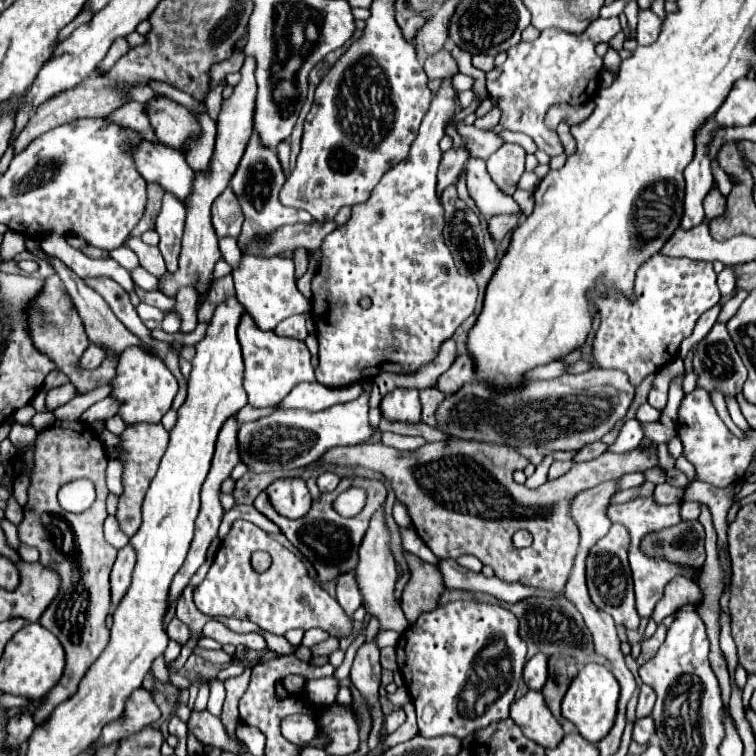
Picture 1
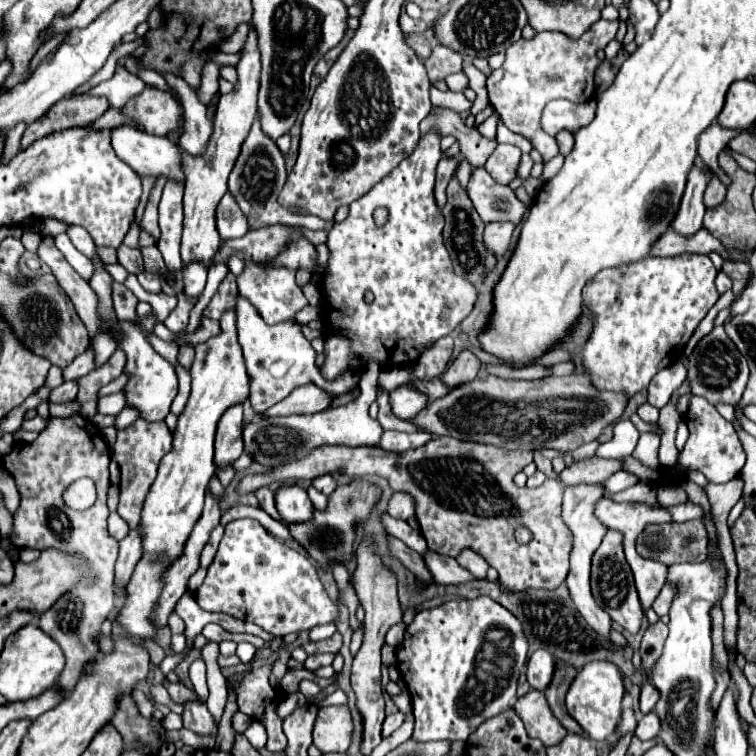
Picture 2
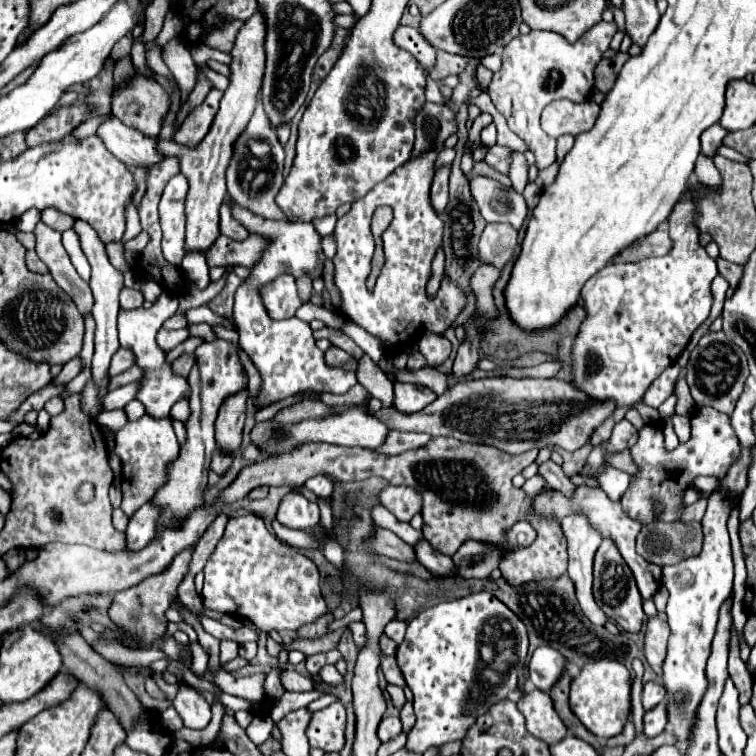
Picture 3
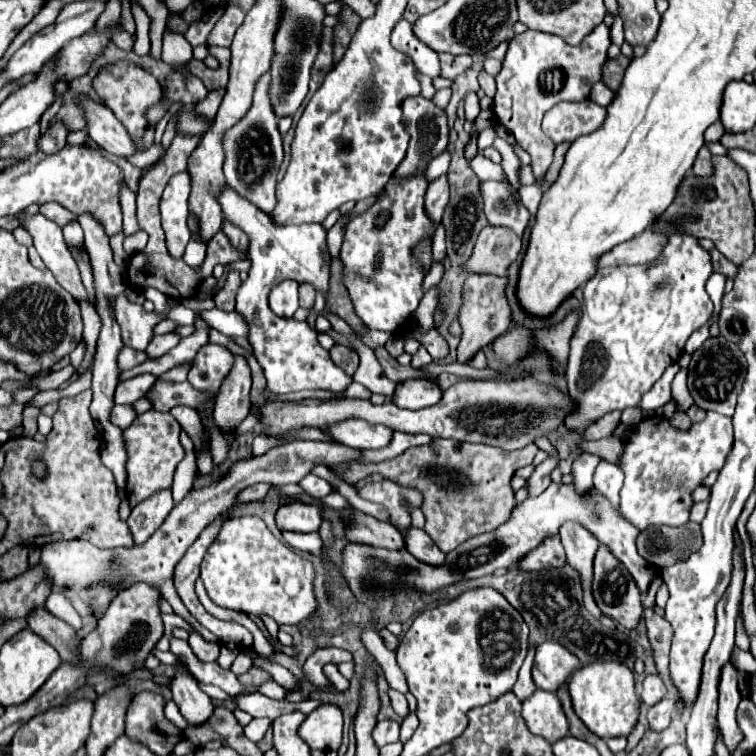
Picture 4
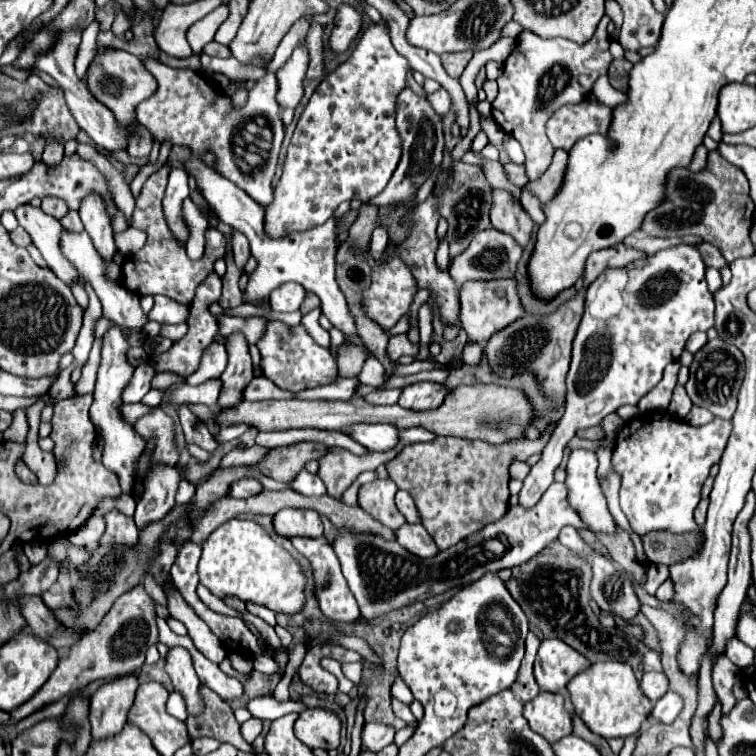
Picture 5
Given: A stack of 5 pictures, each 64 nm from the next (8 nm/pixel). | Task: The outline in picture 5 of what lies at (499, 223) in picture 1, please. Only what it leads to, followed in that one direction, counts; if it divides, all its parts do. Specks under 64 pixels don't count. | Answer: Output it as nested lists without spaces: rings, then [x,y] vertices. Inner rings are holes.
[[[486,228],[482,232],[478,232],[470,244],[470,248],[466,248],[466,252],[462,252],[450,266],[450,276],[462,284],[464,280],[498,280],[498,278],[514,278],[516,272],[516,264],[522,256],[522,246],[516,244],[516,240],[510,234],[504,234],[496,228]]]

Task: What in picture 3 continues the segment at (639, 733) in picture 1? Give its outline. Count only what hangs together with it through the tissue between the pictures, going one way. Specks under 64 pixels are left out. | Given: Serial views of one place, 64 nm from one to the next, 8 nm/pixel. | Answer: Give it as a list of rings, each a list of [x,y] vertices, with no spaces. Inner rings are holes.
[[[658,704],[656,708],[648,710],[644,714],[644,736],[646,738],[654,738],[658,736],[666,726],[666,716],[664,716],[664,704]]]

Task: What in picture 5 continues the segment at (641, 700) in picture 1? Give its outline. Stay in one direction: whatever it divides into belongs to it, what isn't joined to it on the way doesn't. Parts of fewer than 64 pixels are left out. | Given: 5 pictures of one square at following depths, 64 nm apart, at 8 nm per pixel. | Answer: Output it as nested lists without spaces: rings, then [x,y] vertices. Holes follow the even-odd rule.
[[[646,672],[642,676],[640,688],[650,702],[656,702],[668,692],[668,678],[662,672]]]

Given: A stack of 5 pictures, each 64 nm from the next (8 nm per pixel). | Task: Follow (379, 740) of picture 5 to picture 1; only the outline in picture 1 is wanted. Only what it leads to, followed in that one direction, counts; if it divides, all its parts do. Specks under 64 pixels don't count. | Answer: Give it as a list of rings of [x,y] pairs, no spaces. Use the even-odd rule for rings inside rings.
[[[398,708],[398,710],[394,710],[390,716],[386,716],[386,728],[388,728],[388,732],[398,730],[398,728],[404,724],[404,720],[406,720],[406,714],[404,714],[402,708]]]

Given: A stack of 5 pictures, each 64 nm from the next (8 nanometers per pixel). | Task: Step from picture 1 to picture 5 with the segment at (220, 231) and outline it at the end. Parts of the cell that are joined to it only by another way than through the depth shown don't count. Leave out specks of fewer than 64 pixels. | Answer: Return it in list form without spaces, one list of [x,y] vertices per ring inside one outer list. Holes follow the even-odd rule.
[[[234,230],[232,232],[232,252],[234,252],[234,260],[238,268],[244,268],[246,260],[250,258],[250,248],[248,248],[248,240],[242,232]]]

